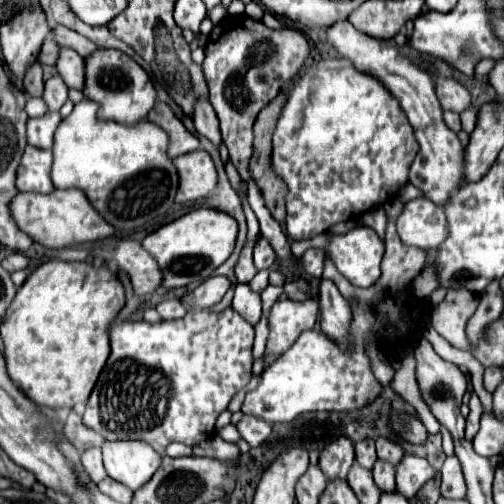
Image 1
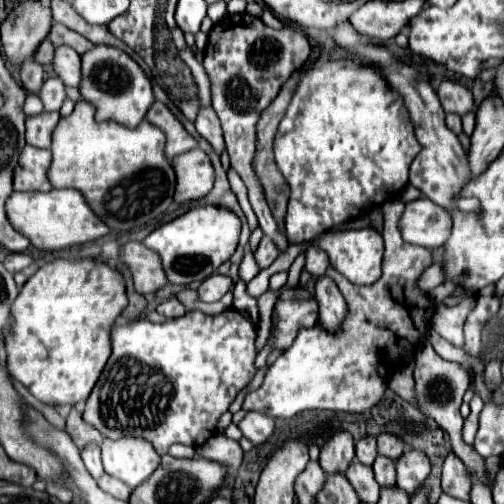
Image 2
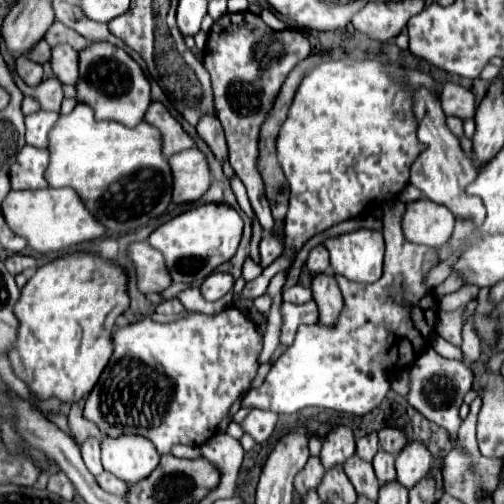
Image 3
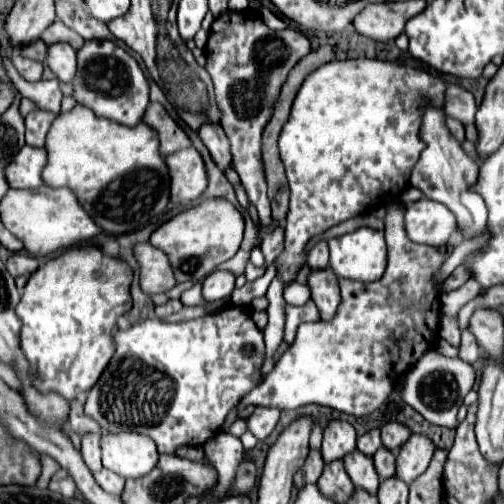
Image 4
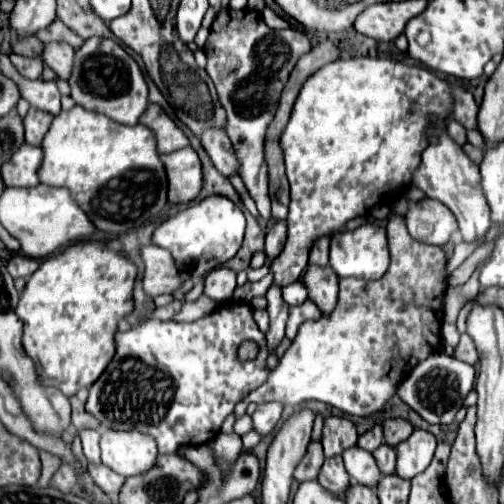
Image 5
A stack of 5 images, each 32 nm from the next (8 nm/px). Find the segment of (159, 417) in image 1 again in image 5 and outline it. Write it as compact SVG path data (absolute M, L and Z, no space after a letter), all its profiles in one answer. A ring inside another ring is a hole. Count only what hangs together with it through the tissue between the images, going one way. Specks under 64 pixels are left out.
M228 300L224 302L224 306L218 306L212 314L200 318L200 320L194 320L194 322L162 322L162 320L144 320L140 322L138 326L132 326L130 330L126 332L116 332L116 354L112 358L112 362L108 364L108 368L102 372L102 376L90 386L90 394L88 394L88 400L86 400L86 412L92 414L102 426L110 428L110 430L136 430L136 432L142 432L142 434L148 434L156 440L158 444L158 452L160 454L176 454L180 446L200 446L200 444L206 444L208 440L212 440L218 432L220 432L220 426L222 422L226 420L226 416L234 410L234 406L248 394L252 392L254 388L258 388L260 384L266 382L268 378L268 370L264 368L266 366L266 358L268 358L268 350L266 350L266 338L264 334L260 332L260 328L256 326L254 318L252 318L252 306L246 304L246 302L234 302L234 300ZM246 340L254 340L260 350L258 350L258 356L254 360L240 360L238 358L238 348L242 342Z

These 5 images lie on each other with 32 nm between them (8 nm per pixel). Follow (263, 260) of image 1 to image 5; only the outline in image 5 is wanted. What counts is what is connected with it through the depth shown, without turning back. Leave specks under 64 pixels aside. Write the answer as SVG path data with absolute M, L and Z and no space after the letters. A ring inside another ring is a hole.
M278 222L274 224L264 240L264 254L266 254L266 264L270 264L284 248L284 240L286 240L286 224Z

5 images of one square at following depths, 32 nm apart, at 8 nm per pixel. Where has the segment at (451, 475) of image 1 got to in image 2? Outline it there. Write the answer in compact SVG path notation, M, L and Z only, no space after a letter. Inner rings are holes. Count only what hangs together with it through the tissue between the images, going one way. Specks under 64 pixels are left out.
M448 454L444 460L441 473L441 487L444 494L469 502L470 500L470 476L466 474L466 468L462 460L456 454Z

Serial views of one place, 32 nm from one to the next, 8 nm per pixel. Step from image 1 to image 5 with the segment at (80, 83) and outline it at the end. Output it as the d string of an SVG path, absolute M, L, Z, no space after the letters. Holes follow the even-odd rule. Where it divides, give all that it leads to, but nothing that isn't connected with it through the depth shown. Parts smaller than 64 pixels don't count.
M64 42L44 44L42 60L56 72L60 80L70 80L72 64L74 64L74 48L70 44L64 44Z

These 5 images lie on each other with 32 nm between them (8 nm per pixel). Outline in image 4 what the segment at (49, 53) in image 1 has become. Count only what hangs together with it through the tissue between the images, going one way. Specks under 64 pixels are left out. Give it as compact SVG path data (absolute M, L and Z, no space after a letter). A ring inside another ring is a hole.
M34 40L30 46L26 46L20 54L38 62L46 62L46 52L48 52L48 44L44 40Z

